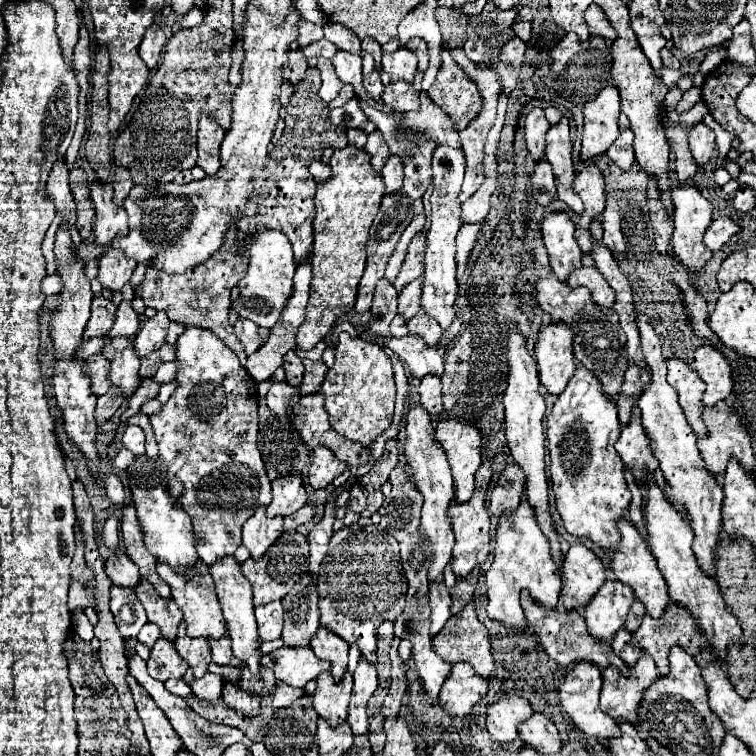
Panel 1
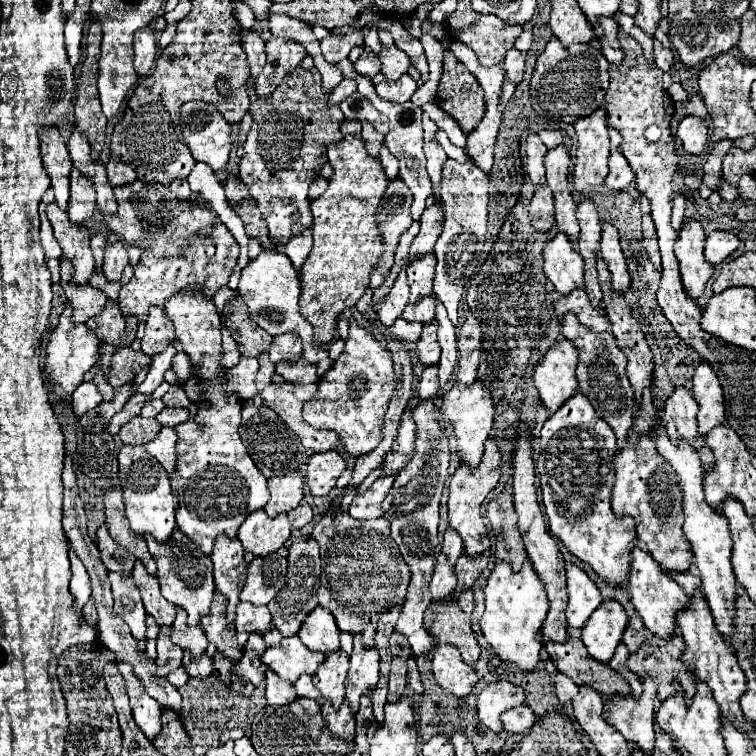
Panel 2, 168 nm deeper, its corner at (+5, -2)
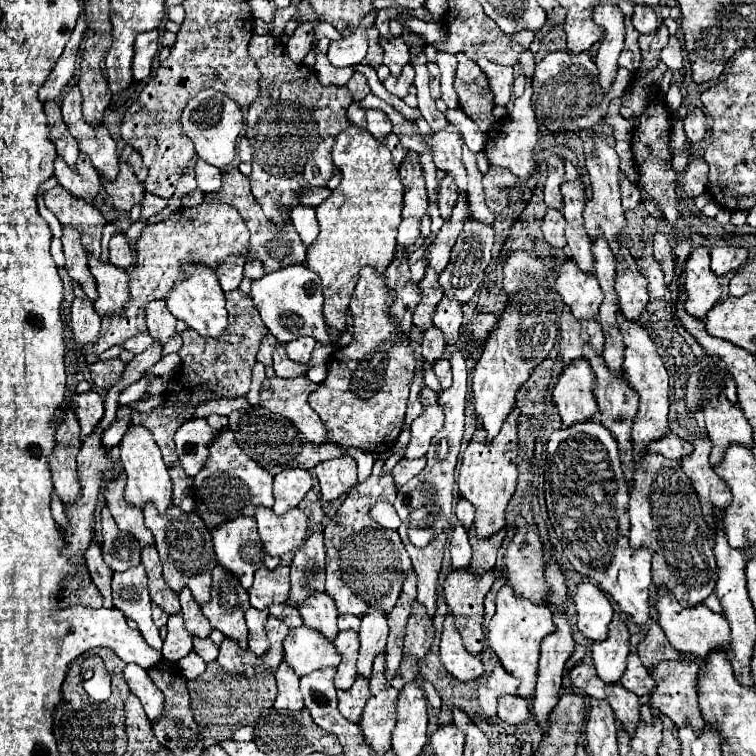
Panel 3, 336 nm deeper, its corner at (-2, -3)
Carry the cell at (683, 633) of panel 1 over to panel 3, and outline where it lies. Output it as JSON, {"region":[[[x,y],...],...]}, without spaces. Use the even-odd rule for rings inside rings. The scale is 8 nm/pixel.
{"region":[[[685,660],[659,662],[657,666],[653,666],[653,670],[649,670],[649,676],[655,680],[655,690],[649,698],[651,708],[669,716],[675,726],[691,724],[695,734],[699,734],[705,726],[705,720],[701,718],[701,710],[699,710],[699,704],[697,704],[697,688],[695,688],[697,674],[699,674],[699,664],[695,660],[689,660],[689,662],[685,662]]]}

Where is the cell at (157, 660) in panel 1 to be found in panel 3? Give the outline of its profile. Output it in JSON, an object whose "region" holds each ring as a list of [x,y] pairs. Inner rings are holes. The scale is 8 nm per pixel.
{"region":[[[173,614],[169,616],[167,622],[167,638],[163,642],[163,650],[161,654],[169,660],[169,662],[179,662],[181,658],[185,658],[185,654],[191,652],[191,638],[189,632],[183,626],[183,618],[181,614]]]}

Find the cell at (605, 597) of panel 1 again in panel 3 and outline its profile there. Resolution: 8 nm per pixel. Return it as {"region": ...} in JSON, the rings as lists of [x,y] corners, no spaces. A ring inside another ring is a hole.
{"region":[[[613,618],[609,624],[609,634],[601,642],[593,642],[591,654],[597,674],[603,682],[619,682],[627,666],[629,654],[629,630],[621,618]]]}

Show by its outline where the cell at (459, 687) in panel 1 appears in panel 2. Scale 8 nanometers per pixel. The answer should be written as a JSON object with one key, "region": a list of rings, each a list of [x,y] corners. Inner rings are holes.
{"region":[[[438,641],[432,653],[432,673],[442,689],[448,689],[456,697],[466,697],[478,683],[474,667],[466,665],[458,647]]]}

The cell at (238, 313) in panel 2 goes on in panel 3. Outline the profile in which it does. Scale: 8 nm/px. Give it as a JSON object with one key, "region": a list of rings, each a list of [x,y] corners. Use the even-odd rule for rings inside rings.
{"region":[[[233,290],[233,292],[227,292],[225,298],[227,298],[227,312],[229,312],[229,326],[221,334],[221,338],[219,340],[201,338],[197,332],[185,330],[181,334],[183,336],[183,348],[179,350],[179,356],[183,360],[181,374],[177,376],[177,382],[175,382],[173,390],[163,394],[163,408],[155,410],[155,412],[149,412],[149,414],[133,410],[133,414],[131,414],[131,424],[147,428],[153,434],[157,446],[161,448],[161,454],[165,456],[169,476],[173,480],[173,504],[177,508],[181,508],[183,512],[193,510],[193,494],[191,494],[193,478],[185,476],[185,472],[179,466],[173,436],[183,422],[193,418],[195,406],[199,402],[209,400],[209,398],[221,398],[221,396],[237,398],[237,396],[245,396],[249,392],[251,368],[257,362],[255,356],[259,352],[261,340],[269,332],[267,326],[263,324],[261,316],[259,316],[259,312],[257,312],[257,308],[253,306],[253,300],[251,300],[249,294],[245,294],[241,290]]]}

